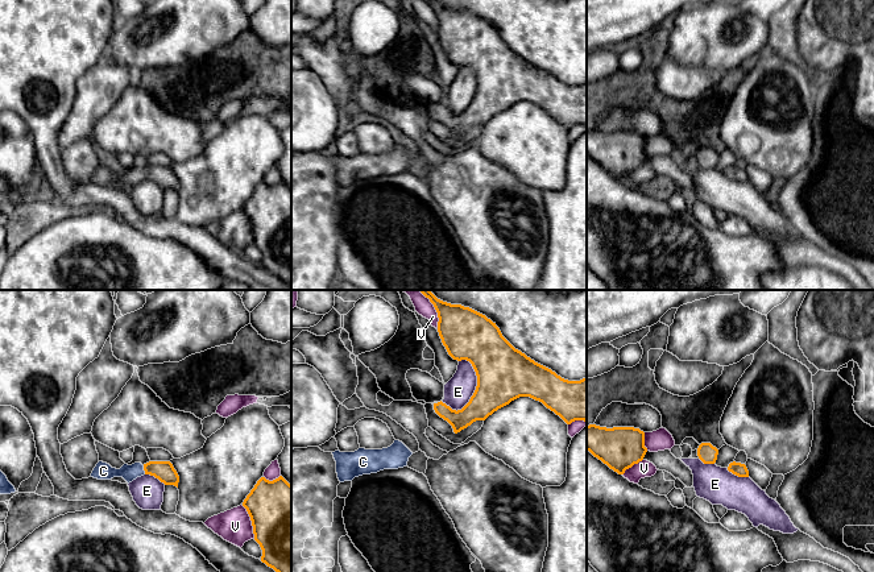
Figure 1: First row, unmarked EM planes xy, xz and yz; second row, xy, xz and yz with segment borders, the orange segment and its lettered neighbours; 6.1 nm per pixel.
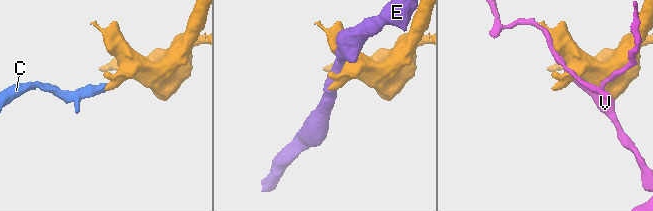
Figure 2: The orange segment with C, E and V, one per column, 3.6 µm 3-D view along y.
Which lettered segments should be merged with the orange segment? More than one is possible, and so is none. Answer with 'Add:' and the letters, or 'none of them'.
Add: C

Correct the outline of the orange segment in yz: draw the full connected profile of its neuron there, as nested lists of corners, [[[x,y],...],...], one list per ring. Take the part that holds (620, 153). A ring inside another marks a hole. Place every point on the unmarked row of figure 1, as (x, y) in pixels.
[[[587,130],[587,156],[618,179],[643,165],[645,137],[634,132]]]

